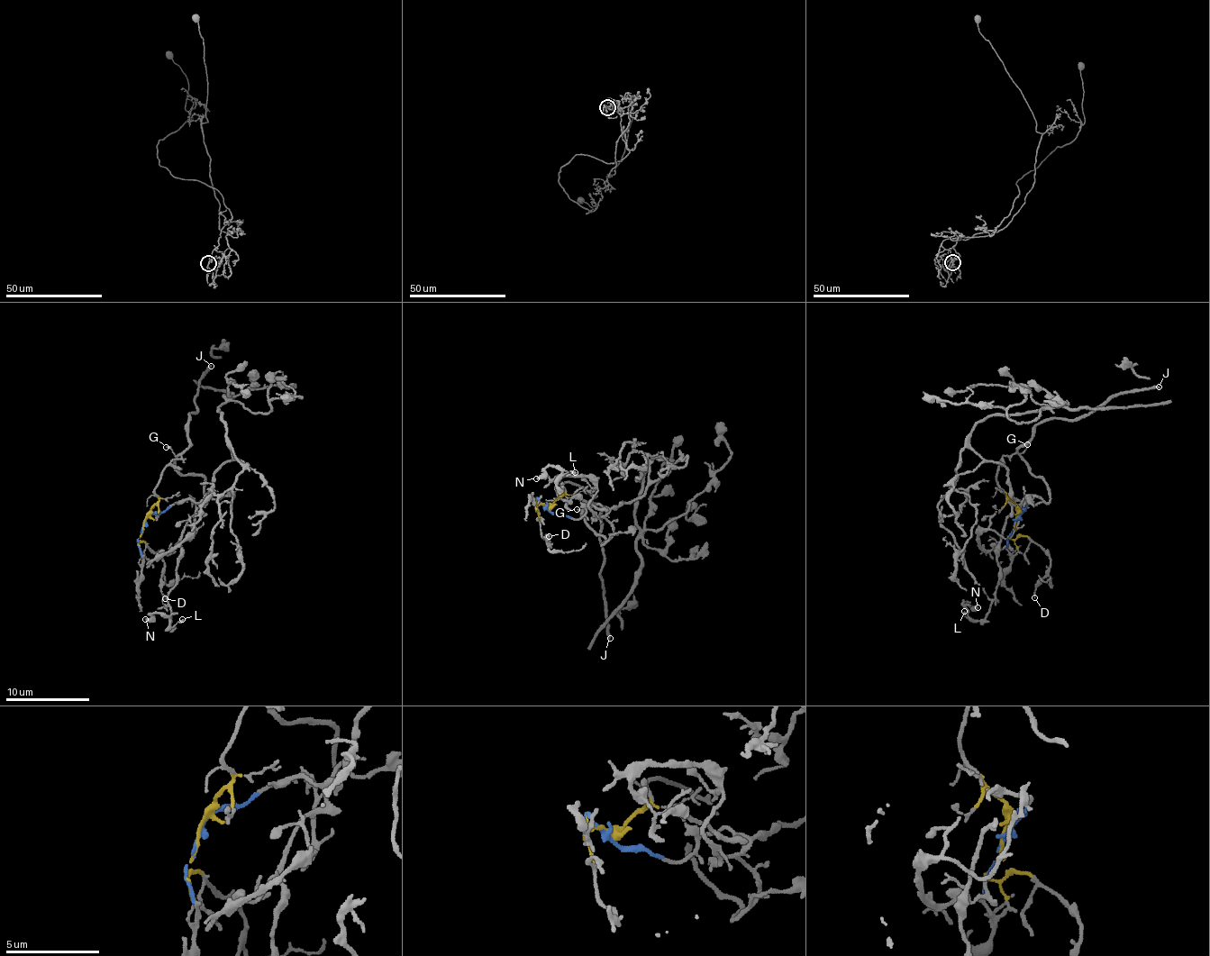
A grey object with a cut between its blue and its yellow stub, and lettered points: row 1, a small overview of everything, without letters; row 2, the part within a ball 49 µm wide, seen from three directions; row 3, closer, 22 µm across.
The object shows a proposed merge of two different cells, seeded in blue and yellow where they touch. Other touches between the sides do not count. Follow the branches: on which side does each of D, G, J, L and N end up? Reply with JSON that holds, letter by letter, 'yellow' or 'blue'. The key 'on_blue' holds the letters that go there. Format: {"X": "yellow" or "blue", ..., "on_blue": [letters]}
{"D": "yellow", "G": "yellow", "J": "yellow", "L": "blue", "N": "blue", "on_blue": ["L", "N"]}

